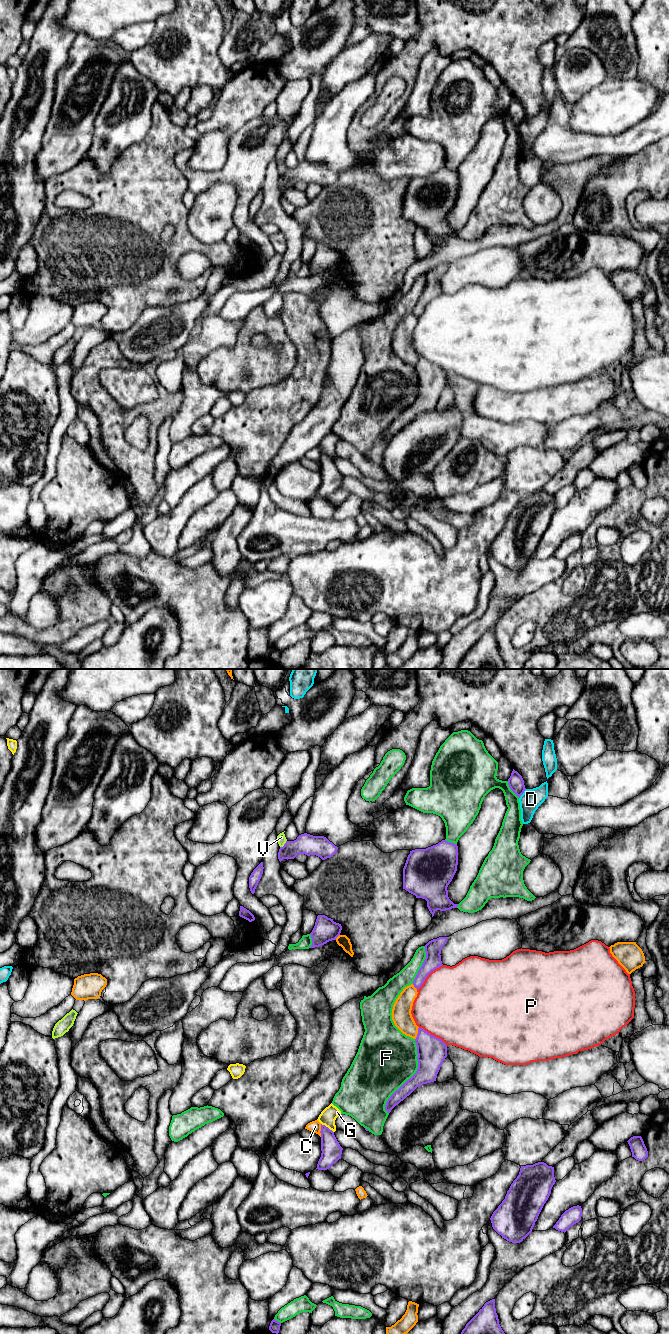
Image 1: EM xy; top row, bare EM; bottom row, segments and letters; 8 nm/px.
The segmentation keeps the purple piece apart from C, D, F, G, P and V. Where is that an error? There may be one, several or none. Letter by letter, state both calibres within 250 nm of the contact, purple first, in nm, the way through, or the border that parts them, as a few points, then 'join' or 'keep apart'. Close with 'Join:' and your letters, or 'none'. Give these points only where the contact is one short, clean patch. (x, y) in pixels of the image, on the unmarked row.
C: 160 nm thick on the purple side, 100 nm on the other; keep apart
D: 130 nm thick on the purple side, 170 nm on the other; keep apart
F: 220 nm thick on the purple side, 480 nm on the other; keep apart
G: 160 nm thick on the purple side, 130 nm on the other; keep apart
P: 130 nm thick on the purple side, 480 nm on the other; keep apart
V: 170 nm thick on the purple side, 70 nm on the other; keep apart
Join: none

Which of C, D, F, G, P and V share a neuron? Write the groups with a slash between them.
C / D / F / G / P / V

